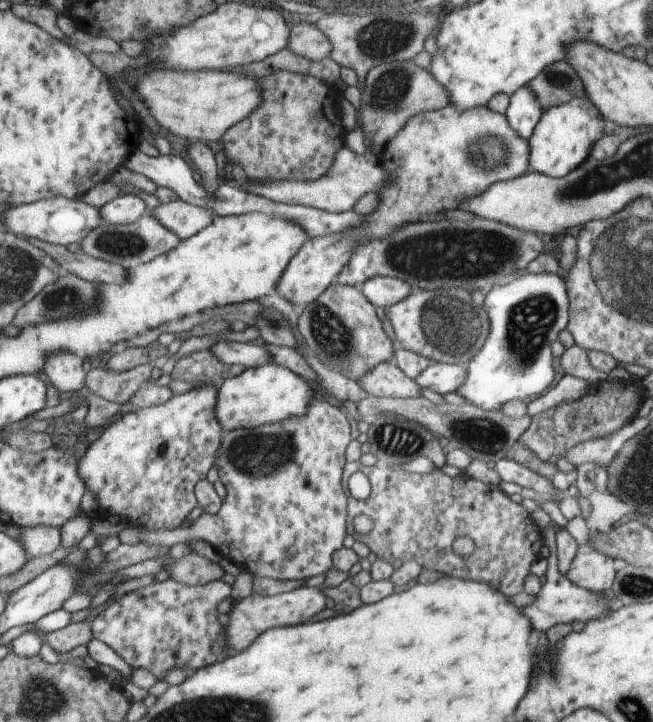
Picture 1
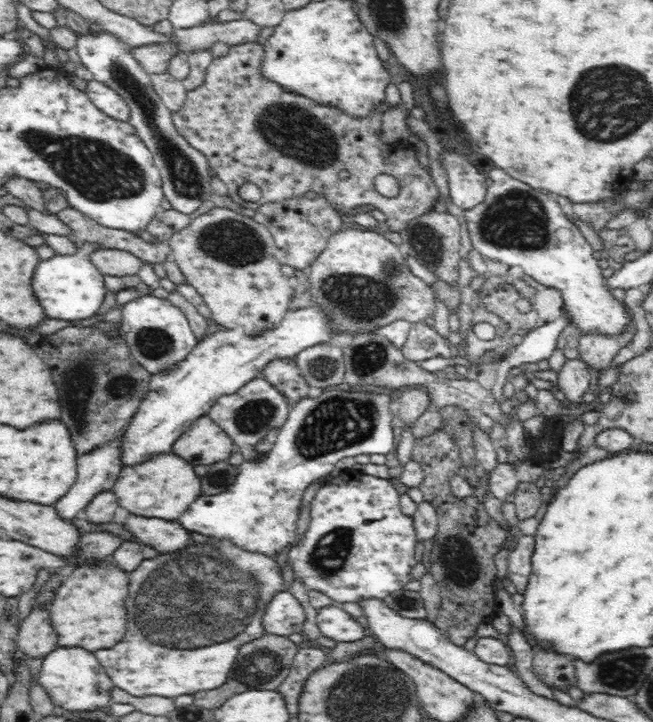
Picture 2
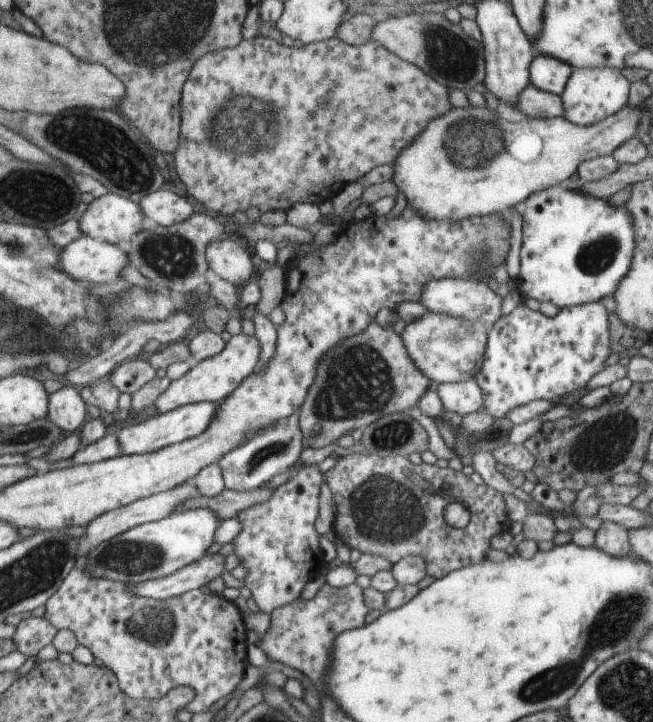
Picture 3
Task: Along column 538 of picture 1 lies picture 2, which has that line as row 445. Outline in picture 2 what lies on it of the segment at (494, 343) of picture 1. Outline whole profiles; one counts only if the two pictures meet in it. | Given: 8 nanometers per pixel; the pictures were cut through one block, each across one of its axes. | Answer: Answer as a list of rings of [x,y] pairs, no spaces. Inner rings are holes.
[[[323,390],[316,398],[303,398],[290,407],[286,422],[281,426],[270,452],[262,460],[245,460],[238,466],[234,482],[222,493],[200,495],[186,509],[178,521],[190,533],[199,532],[206,536],[220,537],[232,541],[246,551],[262,552],[276,556],[296,540],[296,522],[303,504],[304,490],[318,478],[327,476],[334,464],[346,456],[358,454],[388,454],[394,450],[394,430],[388,394],[370,392],[344,392]]]

